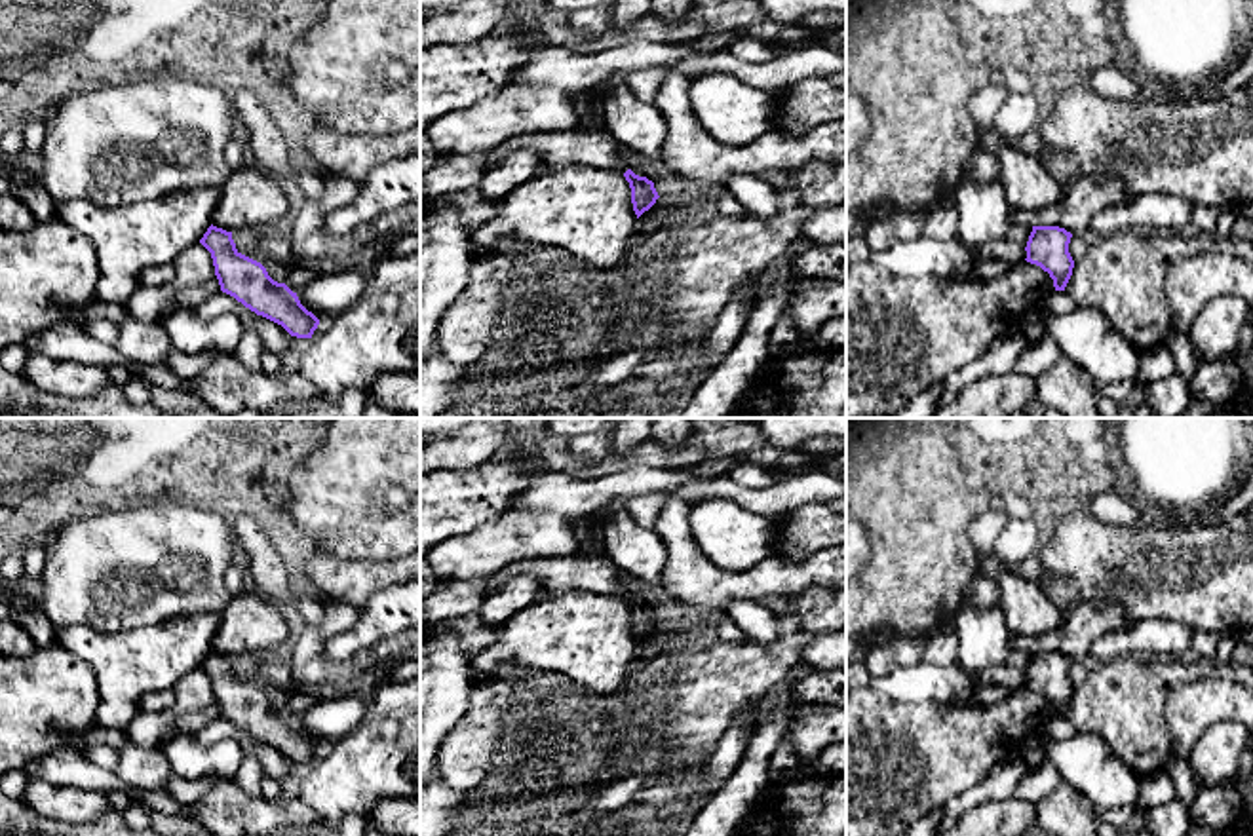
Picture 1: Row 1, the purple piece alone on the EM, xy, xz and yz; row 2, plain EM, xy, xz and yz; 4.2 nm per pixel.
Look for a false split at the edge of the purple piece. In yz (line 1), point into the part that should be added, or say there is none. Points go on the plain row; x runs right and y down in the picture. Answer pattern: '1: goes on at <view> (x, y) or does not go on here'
1: does not go on here

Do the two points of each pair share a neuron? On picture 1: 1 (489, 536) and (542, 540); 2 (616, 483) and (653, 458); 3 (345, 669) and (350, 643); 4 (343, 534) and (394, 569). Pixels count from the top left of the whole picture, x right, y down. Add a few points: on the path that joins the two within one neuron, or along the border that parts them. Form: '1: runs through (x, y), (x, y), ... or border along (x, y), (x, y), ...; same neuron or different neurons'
1: runs through (502, 540), (529, 540); same neuron
2: border along (687, 468), (626, 466), (601, 475); different neurons
3: border along (366, 648), (341, 662), (331, 662), (320, 652); different neurons
4: border along (337, 557), (400, 559); different neurons

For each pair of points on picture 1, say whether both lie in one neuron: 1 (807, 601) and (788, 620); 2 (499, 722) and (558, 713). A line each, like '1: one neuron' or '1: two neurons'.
1: one neuron
2: two neurons

